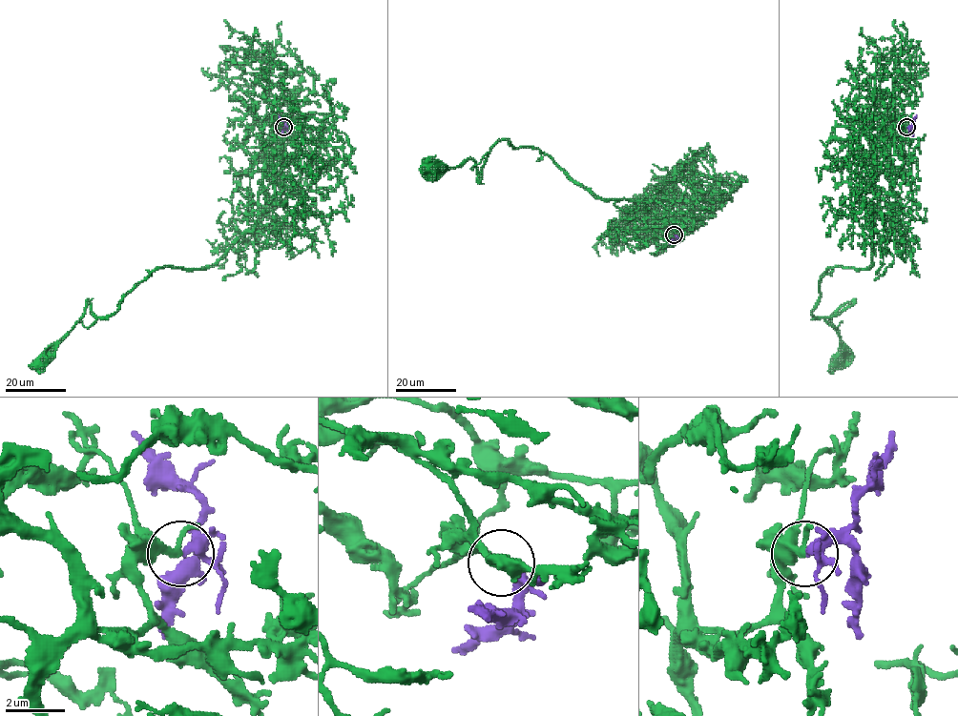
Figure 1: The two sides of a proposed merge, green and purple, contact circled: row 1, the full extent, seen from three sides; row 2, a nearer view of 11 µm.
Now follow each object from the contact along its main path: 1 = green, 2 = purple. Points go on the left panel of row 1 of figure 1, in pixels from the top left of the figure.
1: (283, 127), (265, 122), (278, 152), (253, 227), (213, 264), (153, 271), (104, 317), (88, 300), (40, 362)
2: (283, 127), (285, 123), (278, 115)

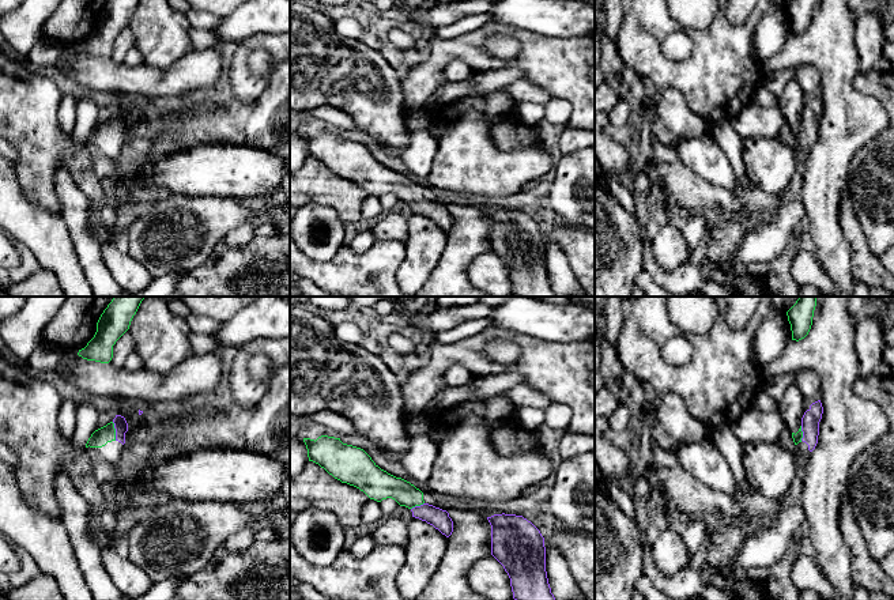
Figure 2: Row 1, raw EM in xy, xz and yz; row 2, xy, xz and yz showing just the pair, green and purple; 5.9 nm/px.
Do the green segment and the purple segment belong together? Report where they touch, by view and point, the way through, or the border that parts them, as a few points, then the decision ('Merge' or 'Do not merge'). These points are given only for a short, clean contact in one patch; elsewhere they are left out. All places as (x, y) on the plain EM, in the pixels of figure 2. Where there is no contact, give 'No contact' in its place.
Touches green at xy (114, 127). Path across: xy (101, 132), (114, 127), (120, 119). Merge

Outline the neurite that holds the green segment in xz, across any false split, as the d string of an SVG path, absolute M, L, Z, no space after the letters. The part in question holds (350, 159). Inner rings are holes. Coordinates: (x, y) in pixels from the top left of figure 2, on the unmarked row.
M328 131L316 136L303 133L303 137L309 156L318 159L335 174L359 184L377 197L392 193L408 203L412 212L426 216L446 233L452 230L453 216L446 205L426 199L419 184L381 165L363 144Z

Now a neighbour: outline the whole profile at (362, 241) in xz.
M365 230L365 231L357 234L357 237L352 239L350 246L352 250L362 253L362 252L367 250L374 244L374 241L376 239L371 235L371 230Z

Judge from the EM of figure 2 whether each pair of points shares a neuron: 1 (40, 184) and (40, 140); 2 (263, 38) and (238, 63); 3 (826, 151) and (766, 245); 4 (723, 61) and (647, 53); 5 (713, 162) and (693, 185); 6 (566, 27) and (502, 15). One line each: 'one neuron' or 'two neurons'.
1: one neuron
2: one neuron
3: two neurons
4: one neuron
5: two neurons
6: one neuron

